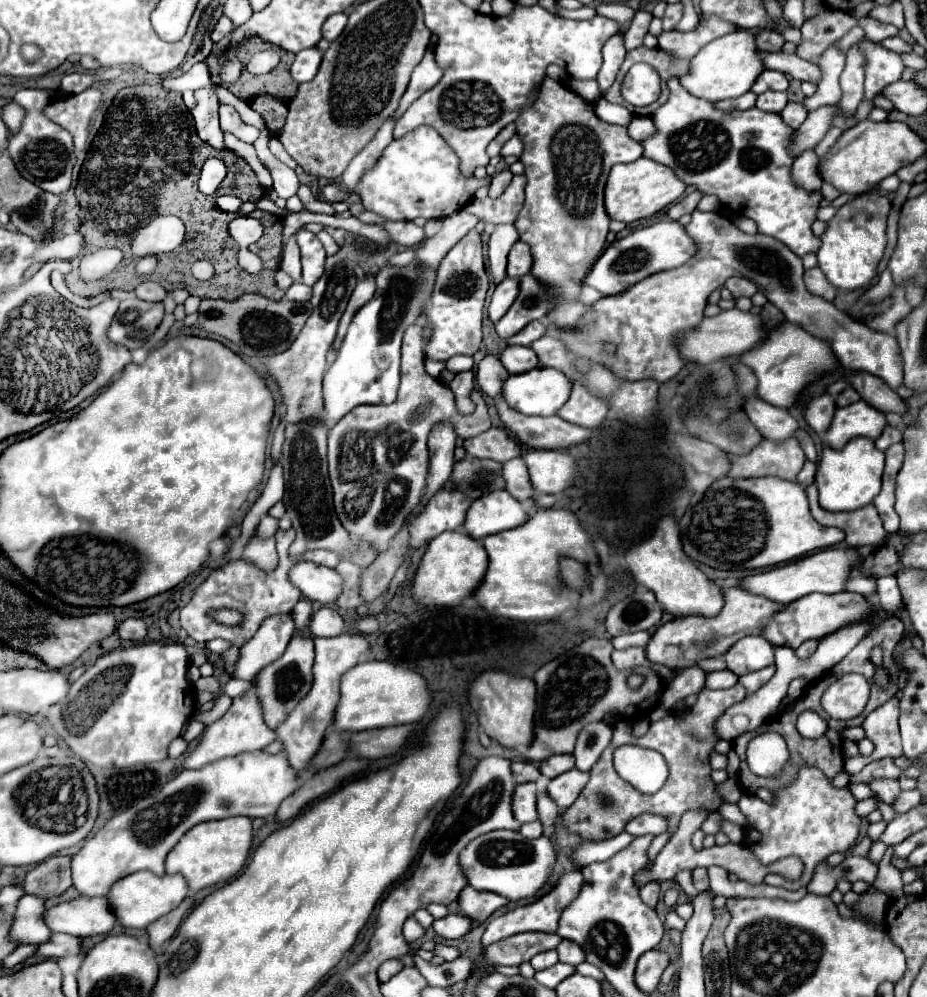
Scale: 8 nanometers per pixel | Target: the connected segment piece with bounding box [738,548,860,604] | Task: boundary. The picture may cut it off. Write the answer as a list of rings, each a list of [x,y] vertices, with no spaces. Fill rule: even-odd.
[[[828,548],[828,550],[820,550],[814,554],[808,554],[800,560],[782,564],[778,568],[770,568],[764,570],[762,574],[752,574],[746,576],[738,586],[746,588],[746,592],[754,592],[756,596],[766,596],[768,600],[774,600],[778,604],[788,604],[794,602],[806,594],[812,592],[820,592],[820,594],[836,594],[844,590],[846,580],[852,576],[854,566],[858,564],[858,556],[852,548],[840,550],[840,548]]]

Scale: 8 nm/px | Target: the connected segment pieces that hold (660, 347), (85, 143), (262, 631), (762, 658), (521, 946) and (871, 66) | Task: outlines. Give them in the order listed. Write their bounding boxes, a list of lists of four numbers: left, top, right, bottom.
[[548,210,904,390],[44,86,102,152],[234,614,296,680],[724,636,774,676],[486,932,560,966],[862,42,904,100]]

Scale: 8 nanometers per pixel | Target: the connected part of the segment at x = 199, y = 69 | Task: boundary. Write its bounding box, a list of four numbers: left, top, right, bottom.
[162,62,211,90]

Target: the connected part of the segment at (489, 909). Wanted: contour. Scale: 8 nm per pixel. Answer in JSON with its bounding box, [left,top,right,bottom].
[458,886,508,922]

